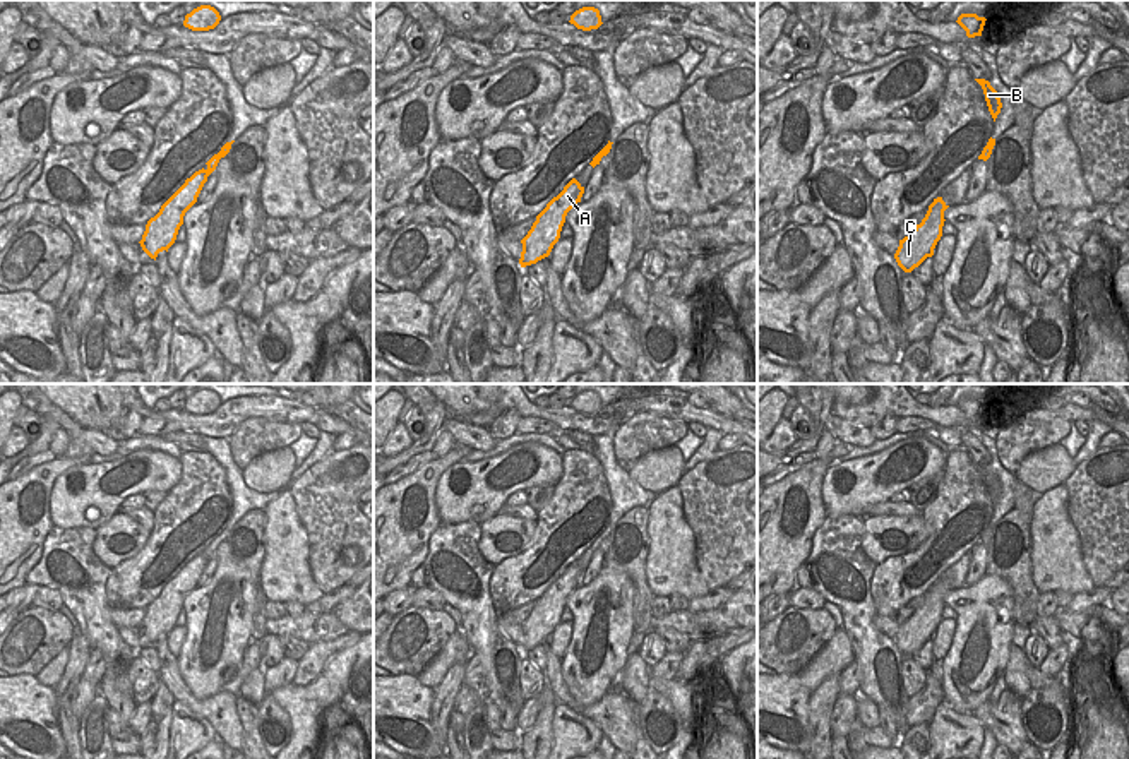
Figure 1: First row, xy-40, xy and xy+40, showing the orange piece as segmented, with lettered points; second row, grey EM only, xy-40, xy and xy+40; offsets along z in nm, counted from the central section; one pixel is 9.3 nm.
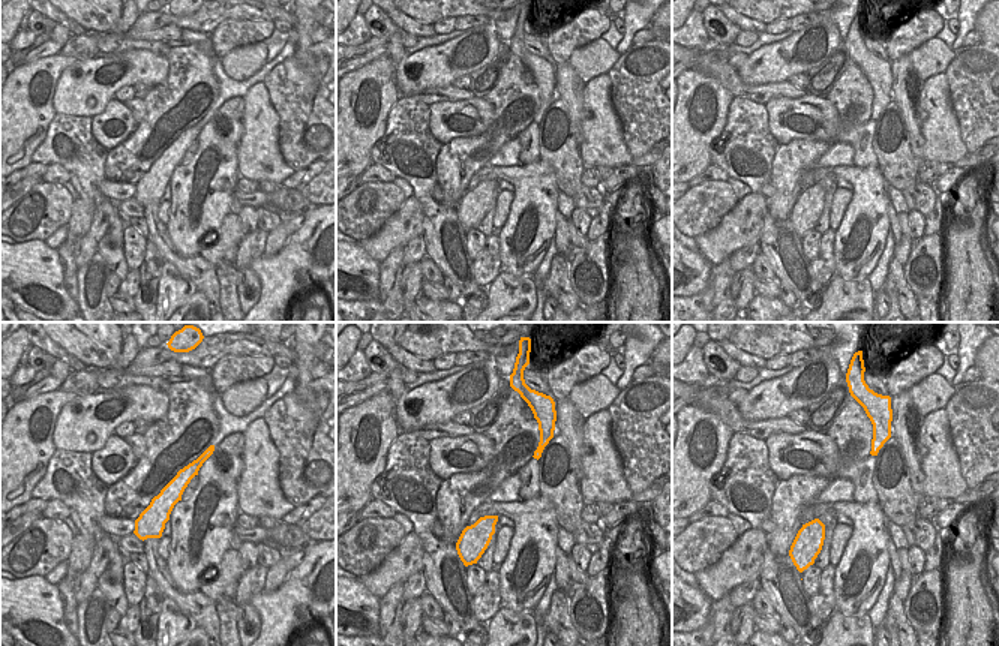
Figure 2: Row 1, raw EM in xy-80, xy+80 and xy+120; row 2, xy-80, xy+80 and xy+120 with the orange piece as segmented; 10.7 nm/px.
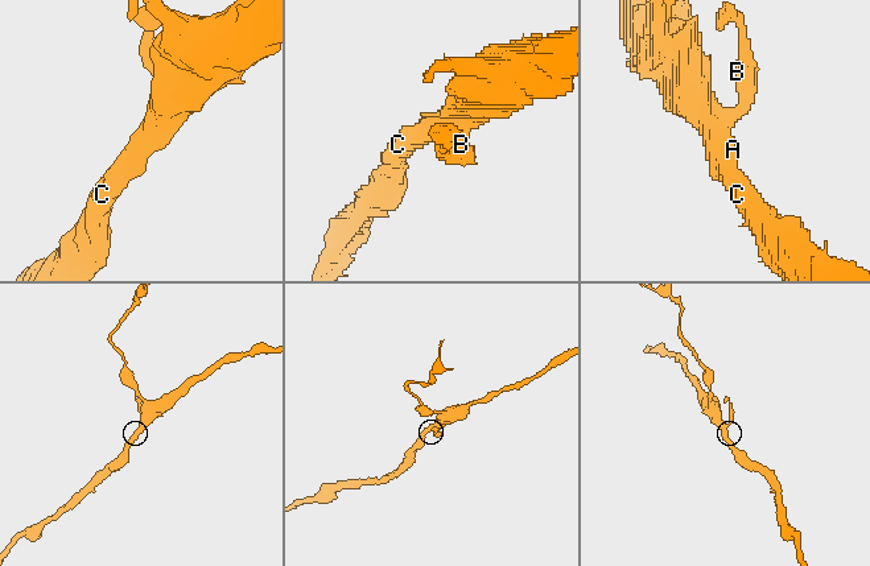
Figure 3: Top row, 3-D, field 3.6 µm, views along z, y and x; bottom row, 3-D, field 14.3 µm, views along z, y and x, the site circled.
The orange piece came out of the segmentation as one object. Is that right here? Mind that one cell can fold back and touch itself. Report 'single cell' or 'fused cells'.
single cell

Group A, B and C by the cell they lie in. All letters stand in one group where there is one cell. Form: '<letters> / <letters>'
A B C

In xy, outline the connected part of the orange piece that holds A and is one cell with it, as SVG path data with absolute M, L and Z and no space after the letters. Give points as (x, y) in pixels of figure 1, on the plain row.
M572 562L564 574L553 581L547 591L536 600L528 619L521 624L523 636L519 648L521 651L536 648L538 644L550 639L553 629L560 622L562 610L567 596L581 586L584 571Z

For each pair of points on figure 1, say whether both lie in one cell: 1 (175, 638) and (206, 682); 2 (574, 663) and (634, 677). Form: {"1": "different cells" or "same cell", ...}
{"1": "different cells", "2": "different cells"}

